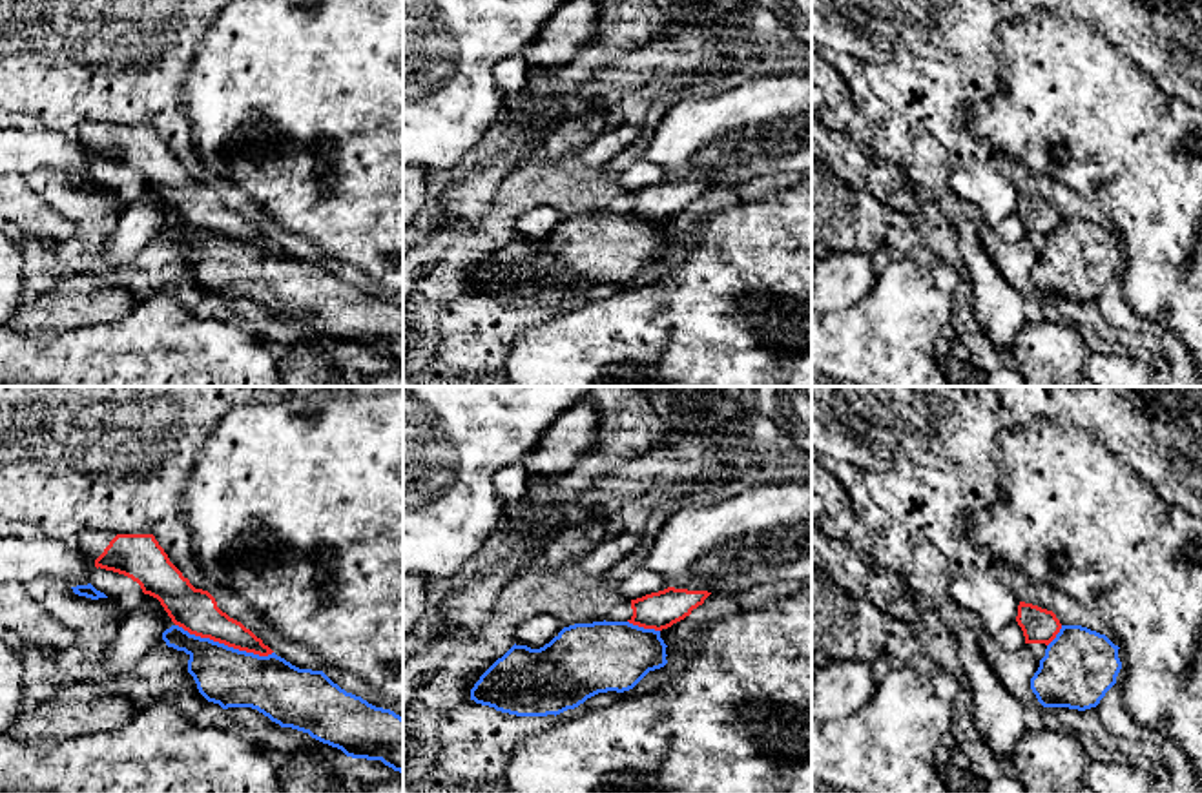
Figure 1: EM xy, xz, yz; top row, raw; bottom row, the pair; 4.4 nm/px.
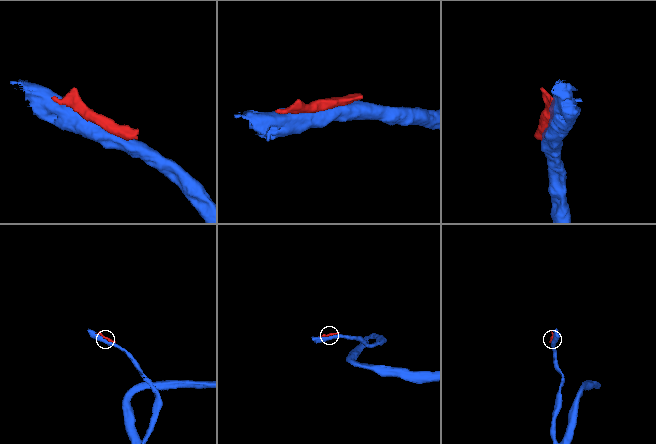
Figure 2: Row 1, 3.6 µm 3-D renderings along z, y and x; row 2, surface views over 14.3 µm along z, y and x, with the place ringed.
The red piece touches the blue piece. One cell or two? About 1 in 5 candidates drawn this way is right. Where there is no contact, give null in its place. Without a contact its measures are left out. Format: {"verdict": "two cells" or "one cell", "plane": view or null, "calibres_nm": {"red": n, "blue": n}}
{"verdict": "two cells", "plane": "xy", "calibres_nm": {"red": 190, "blue": 260}}

